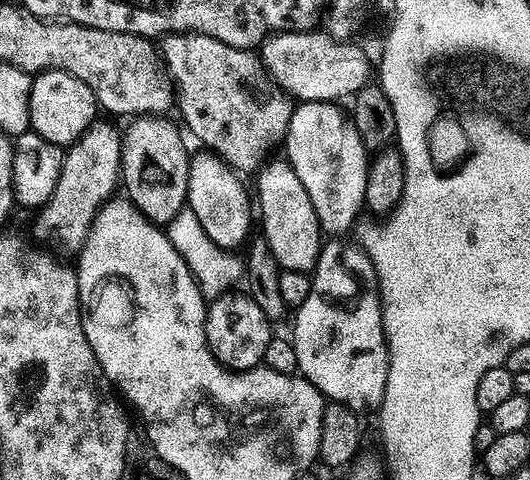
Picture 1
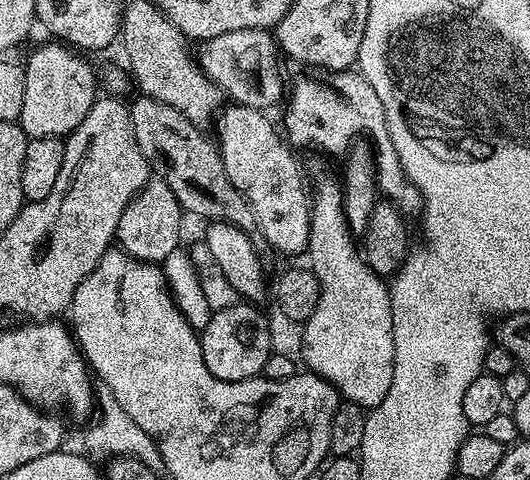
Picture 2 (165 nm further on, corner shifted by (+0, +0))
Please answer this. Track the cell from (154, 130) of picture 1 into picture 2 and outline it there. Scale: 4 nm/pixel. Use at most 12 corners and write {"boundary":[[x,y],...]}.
{"boundary":[[149,179],[126,206],[115,243],[159,265],[181,247],[182,209]]}

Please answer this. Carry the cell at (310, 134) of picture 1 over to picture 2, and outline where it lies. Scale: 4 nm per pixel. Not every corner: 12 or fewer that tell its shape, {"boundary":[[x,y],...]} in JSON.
{"boundary":[[311,193],[320,283],[303,367],[365,410],[394,378],[392,294],[348,229]]}

